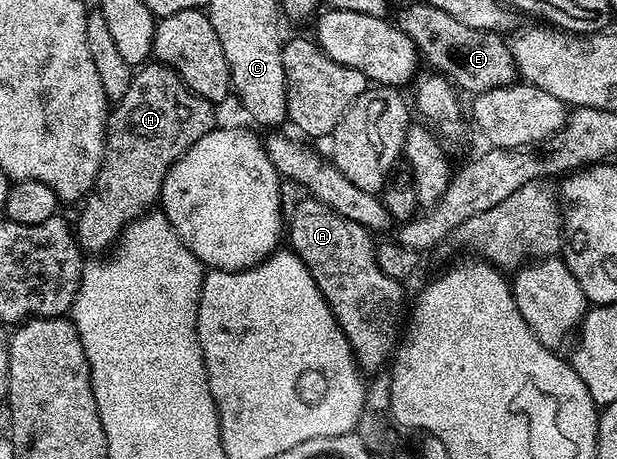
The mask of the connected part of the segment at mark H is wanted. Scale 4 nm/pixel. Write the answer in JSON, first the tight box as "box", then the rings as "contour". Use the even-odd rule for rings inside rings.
{"box":[73,64,217,252],"contour":[[[147,64],[138,71],[139,74],[131,83],[127,86],[127,91],[123,94],[123,99],[119,103],[114,103],[113,109],[110,111],[109,117],[107,119],[107,148],[103,151],[103,167],[99,169],[99,175],[97,180],[93,184],[93,188],[88,192],[86,198],[83,199],[81,205],[78,207],[79,219],[74,219],[73,229],[78,237],[79,245],[84,251],[90,252],[90,250],[103,250],[108,246],[108,248],[114,247],[118,243],[120,234],[127,229],[127,225],[130,222],[135,221],[136,218],[143,217],[144,214],[148,213],[152,209],[151,206],[160,201],[161,195],[163,193],[163,181],[167,175],[167,171],[171,169],[171,165],[179,161],[179,157],[185,153],[191,145],[195,142],[201,140],[201,136],[205,136],[210,132],[210,130],[216,129],[217,122],[215,122],[215,110],[216,107],[210,102],[206,102],[201,96],[197,96],[189,87],[184,86],[180,82],[179,77],[169,69],[168,66],[162,64]]]}

